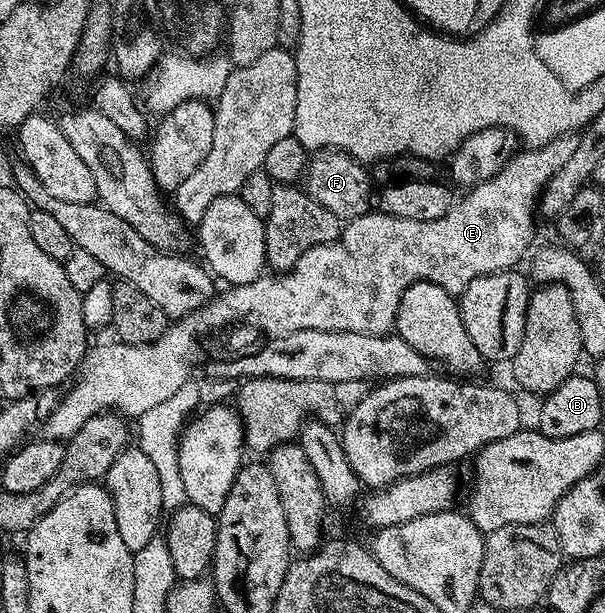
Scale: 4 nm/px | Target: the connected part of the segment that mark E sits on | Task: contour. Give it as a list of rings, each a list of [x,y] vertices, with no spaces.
[[[563,134],[544,146],[527,147],[526,152],[511,155],[496,175],[475,184],[463,195],[466,196],[463,200],[462,197],[455,199],[454,205],[448,210],[448,214],[444,214],[444,218],[432,218],[432,222],[392,218],[381,210],[365,212],[363,216],[349,221],[332,243],[314,246],[312,250],[308,250],[288,272],[263,274],[247,284],[227,287],[227,292],[219,291],[195,312],[171,323],[164,335],[150,344],[113,342],[114,344],[98,344],[95,348],[93,345],[82,357],[80,375],[69,385],[70,393],[63,395],[57,408],[46,417],[45,439],[63,442],[70,440],[76,430],[80,430],[80,426],[88,422],[88,418],[101,412],[113,410],[123,417],[137,418],[152,410],[152,406],[160,406],[160,402],[165,402],[176,390],[180,390],[180,386],[184,386],[186,380],[191,379],[191,365],[186,360],[182,361],[182,356],[192,357],[207,329],[217,324],[227,324],[232,318],[248,318],[251,322],[256,322],[260,330],[276,335],[291,333],[292,330],[328,330],[385,336],[395,331],[394,319],[398,313],[400,298],[404,290],[408,290],[408,286],[423,280],[432,282],[451,294],[460,294],[466,289],[468,282],[476,282],[476,278],[511,271],[517,265],[514,263],[526,251],[531,251],[534,212],[536,216],[542,191],[546,189],[556,170],[562,169],[570,161],[577,145],[577,135]]]

